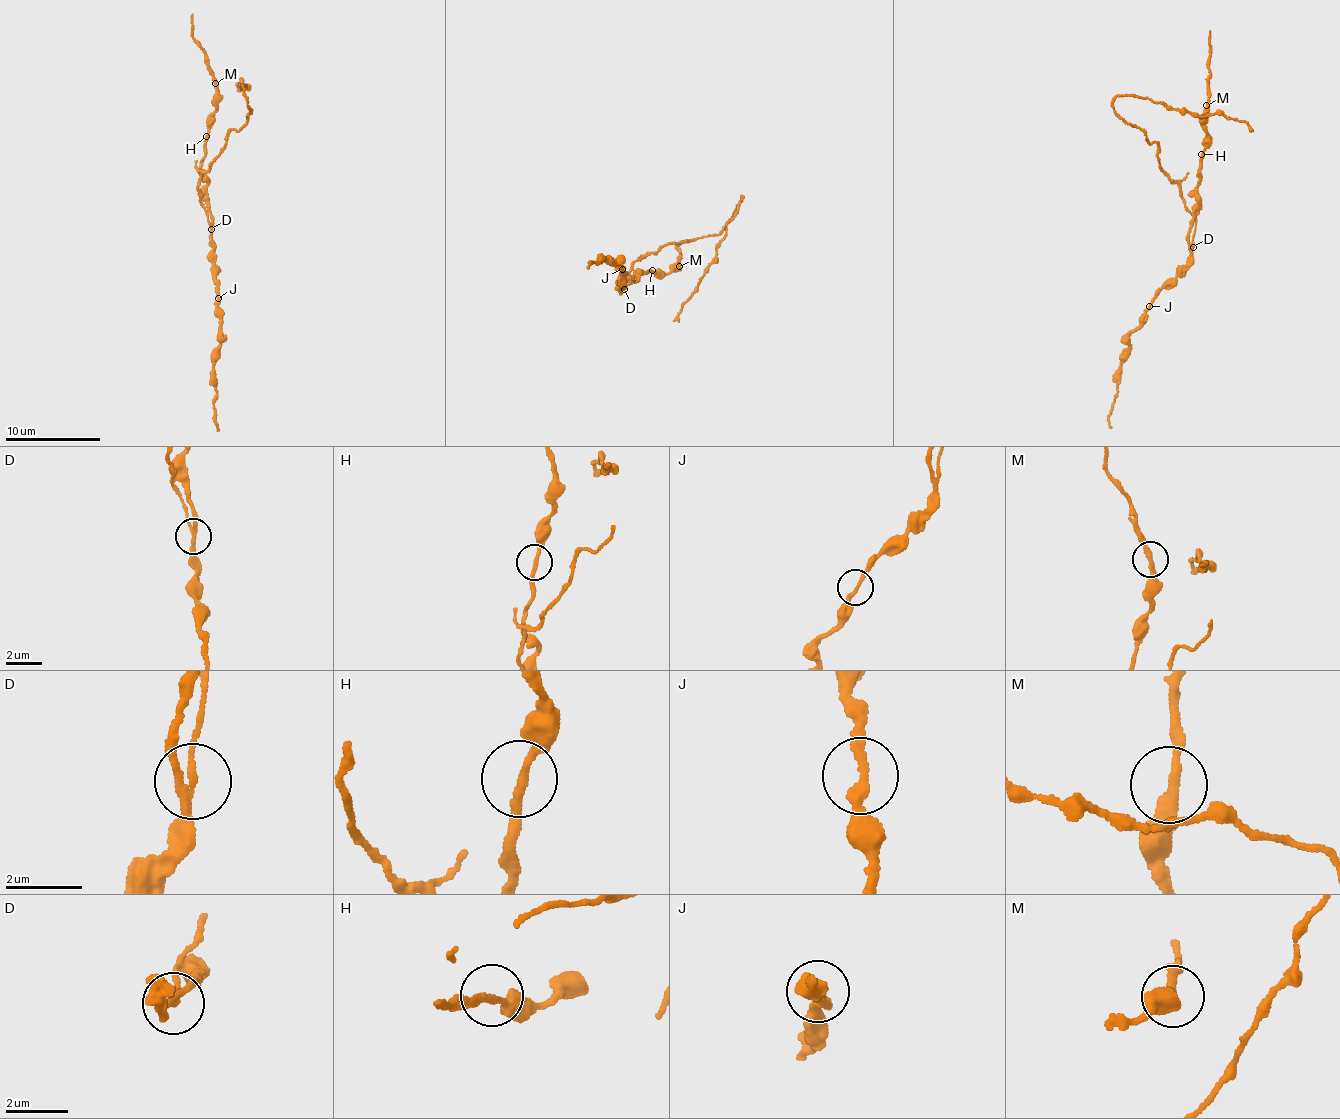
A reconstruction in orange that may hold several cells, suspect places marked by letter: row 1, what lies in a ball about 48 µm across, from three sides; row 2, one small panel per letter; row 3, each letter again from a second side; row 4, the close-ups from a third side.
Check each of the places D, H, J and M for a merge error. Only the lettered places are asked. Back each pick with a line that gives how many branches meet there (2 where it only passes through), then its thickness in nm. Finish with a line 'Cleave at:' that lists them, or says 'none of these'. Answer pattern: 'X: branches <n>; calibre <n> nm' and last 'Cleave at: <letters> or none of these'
D: branches 3; calibre 190 nm
J: branches 2; calibre 240 nm
Cleave at: D, J

